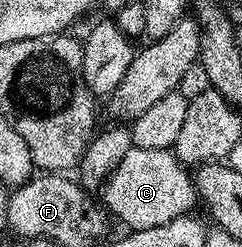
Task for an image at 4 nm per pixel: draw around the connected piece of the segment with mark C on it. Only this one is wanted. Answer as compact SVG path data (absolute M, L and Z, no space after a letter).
M133 146L124 158L120 158L116 170L102 185L100 195L105 211L115 212L130 230L164 226L164 222L172 222L172 218L187 215L193 209L190 207L200 200L191 173L179 163L173 151L144 150Z

